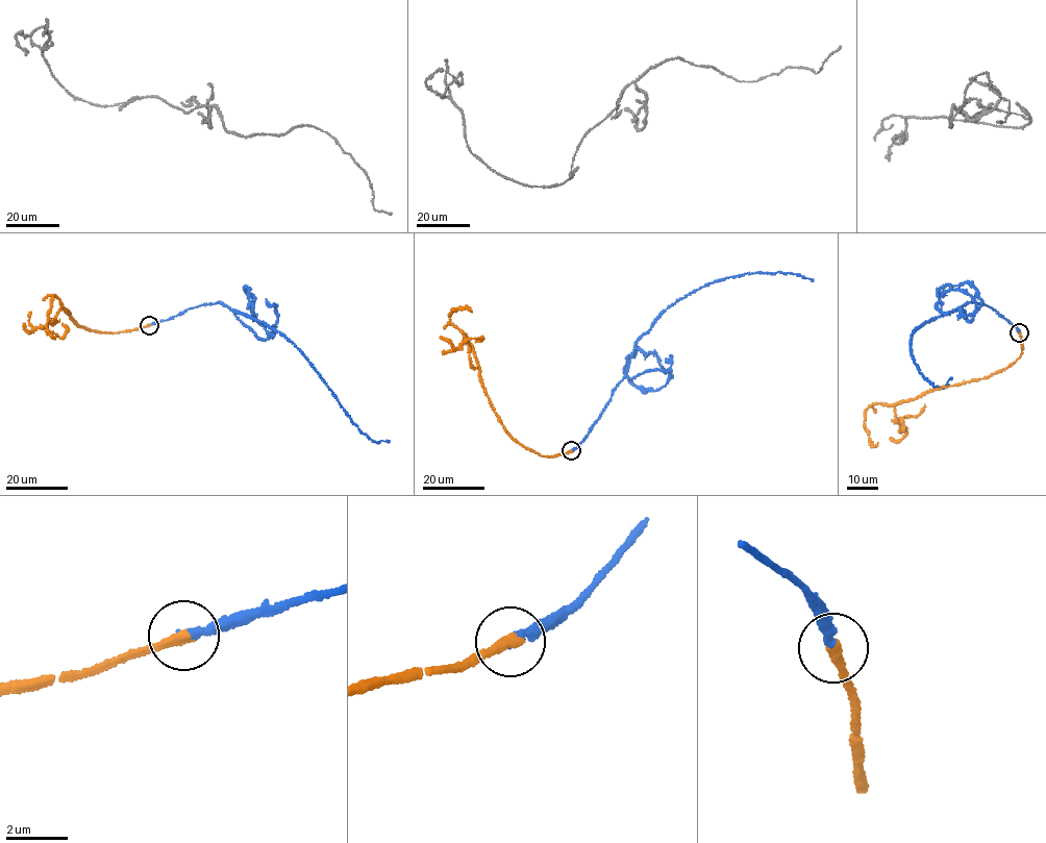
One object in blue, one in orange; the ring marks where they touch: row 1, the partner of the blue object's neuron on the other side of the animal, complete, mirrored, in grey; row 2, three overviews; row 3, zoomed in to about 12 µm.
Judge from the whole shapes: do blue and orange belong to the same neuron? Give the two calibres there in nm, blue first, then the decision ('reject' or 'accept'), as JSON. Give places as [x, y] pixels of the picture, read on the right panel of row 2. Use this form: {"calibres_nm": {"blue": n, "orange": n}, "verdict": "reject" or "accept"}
{"calibres_nm": {"blue": 280, "orange": 360}, "verdict": "accept"}

